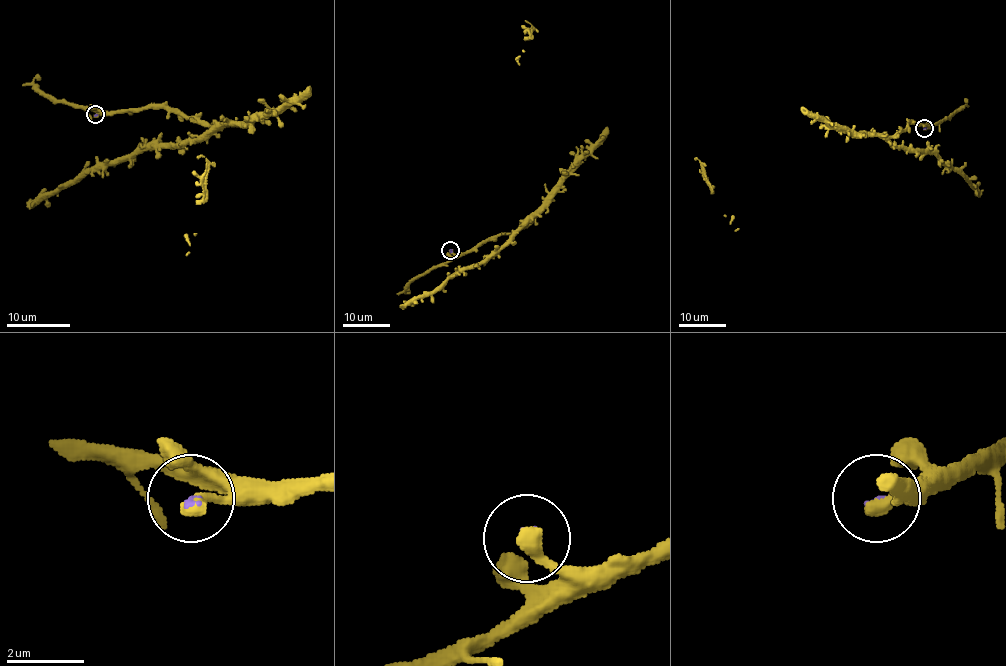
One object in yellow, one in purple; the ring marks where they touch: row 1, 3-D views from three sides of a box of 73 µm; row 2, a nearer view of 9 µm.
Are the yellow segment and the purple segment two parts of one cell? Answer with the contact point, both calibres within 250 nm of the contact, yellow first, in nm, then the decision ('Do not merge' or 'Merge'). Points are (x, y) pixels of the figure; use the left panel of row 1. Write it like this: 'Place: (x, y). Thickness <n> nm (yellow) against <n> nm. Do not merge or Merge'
Place: (95, 114). Thickness 440 nm (yellow) against 100 nm. Do not merge

